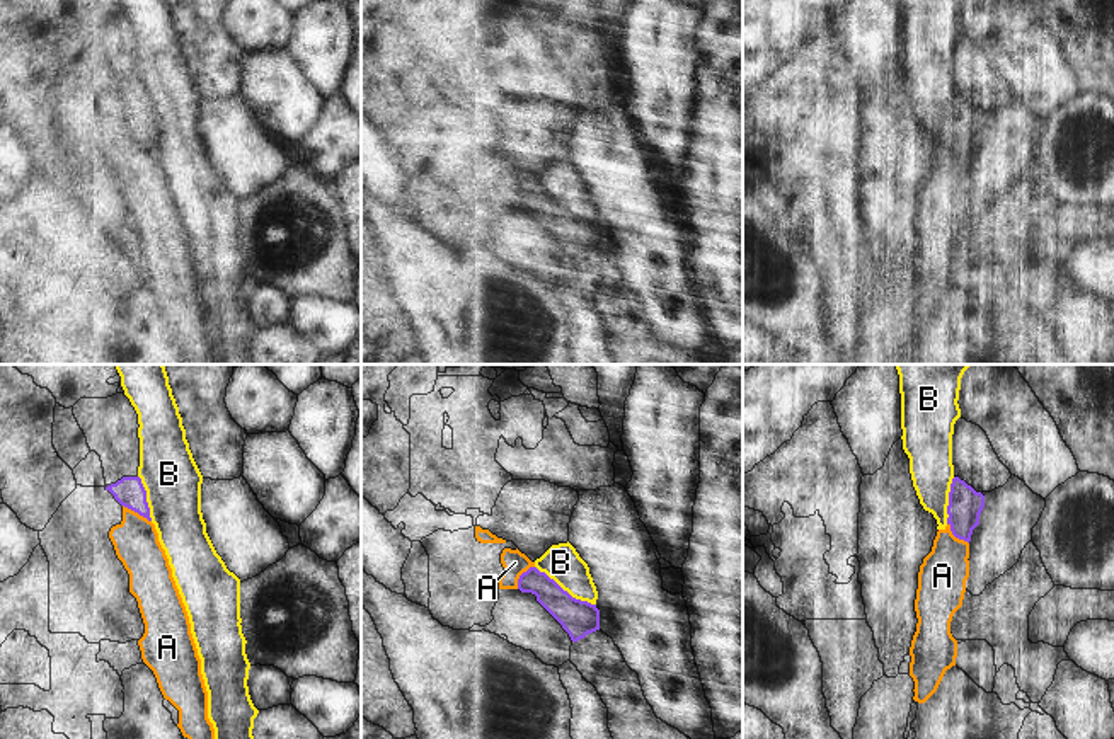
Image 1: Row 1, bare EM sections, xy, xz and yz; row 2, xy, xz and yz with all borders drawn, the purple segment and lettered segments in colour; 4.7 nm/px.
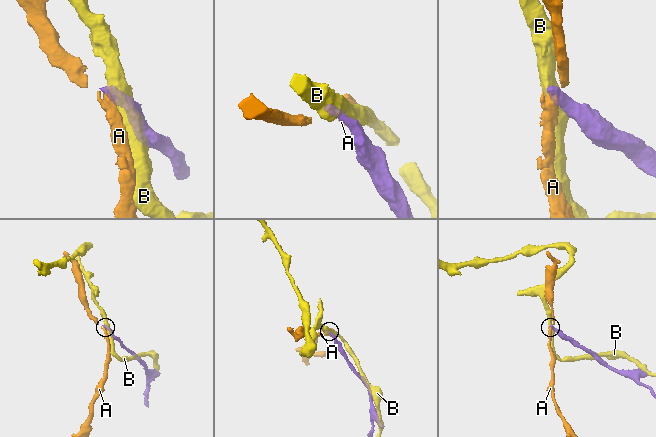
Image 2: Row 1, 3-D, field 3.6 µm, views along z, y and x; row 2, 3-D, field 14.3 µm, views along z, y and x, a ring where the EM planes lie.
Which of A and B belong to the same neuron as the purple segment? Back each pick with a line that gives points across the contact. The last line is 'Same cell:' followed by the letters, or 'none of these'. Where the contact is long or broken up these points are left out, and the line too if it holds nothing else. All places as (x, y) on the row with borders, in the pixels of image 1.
Same cell: none of these

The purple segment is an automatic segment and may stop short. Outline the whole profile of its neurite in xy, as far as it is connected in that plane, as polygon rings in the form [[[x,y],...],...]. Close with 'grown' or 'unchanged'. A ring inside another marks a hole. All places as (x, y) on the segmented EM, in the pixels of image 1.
[[[123,477],[116,484],[107,485],[106,490],[109,490],[121,506],[152,521],[146,490],[140,477]]]; unchanged

